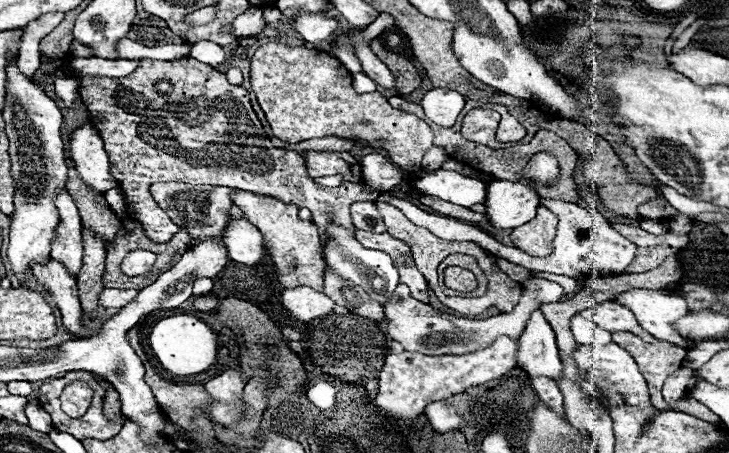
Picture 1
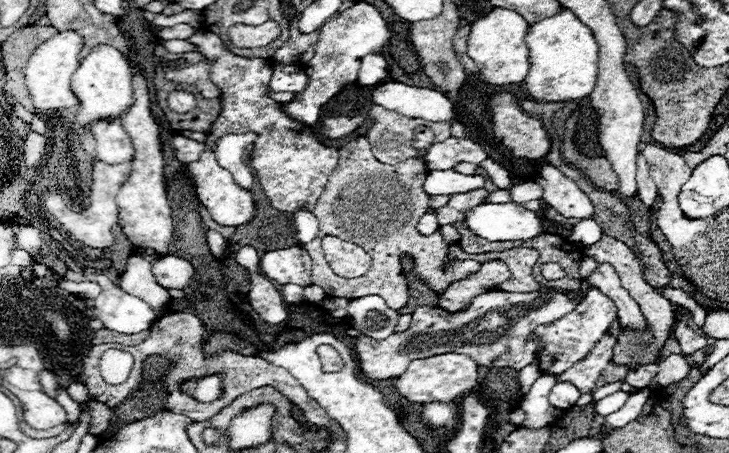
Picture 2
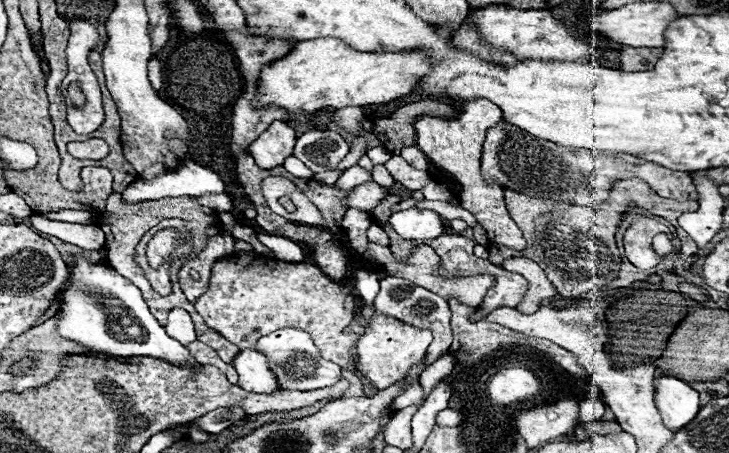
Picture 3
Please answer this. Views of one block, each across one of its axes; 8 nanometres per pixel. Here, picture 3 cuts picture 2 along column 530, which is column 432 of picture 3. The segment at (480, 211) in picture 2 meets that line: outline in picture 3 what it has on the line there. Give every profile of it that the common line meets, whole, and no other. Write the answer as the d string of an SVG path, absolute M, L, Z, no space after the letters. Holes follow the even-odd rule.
M418 208L400 210L390 216L388 224L404 240L432 240L444 234L442 218L432 210L418 210Z

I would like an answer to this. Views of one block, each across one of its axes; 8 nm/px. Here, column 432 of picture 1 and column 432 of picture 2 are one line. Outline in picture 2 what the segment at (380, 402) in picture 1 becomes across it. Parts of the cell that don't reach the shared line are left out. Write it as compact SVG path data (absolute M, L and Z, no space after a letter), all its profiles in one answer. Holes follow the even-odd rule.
M456 352L436 354L430 358L422 358L422 360L412 360L412 364L408 364L406 372L400 378L396 378L394 386L410 402L418 402L418 404L454 402L460 394L464 394L476 386L476 362L472 358L468 358L466 354L456 354Z

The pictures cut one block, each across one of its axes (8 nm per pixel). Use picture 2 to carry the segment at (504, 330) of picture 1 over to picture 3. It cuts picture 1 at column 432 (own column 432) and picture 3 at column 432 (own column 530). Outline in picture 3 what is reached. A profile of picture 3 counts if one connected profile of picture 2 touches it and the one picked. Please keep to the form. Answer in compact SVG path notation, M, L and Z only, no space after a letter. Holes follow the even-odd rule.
M382 276L380 278L380 292L374 300L374 308L386 316L398 318L406 324L412 326L420 326L420 328L430 328L434 334L432 346L428 348L428 354L424 358L422 364L432 364L436 360L436 356L442 356L448 352L450 344L452 344L452 330L450 330L450 308L448 302L442 300L440 296L436 296L434 292L416 286L404 278L394 278L394 276Z

